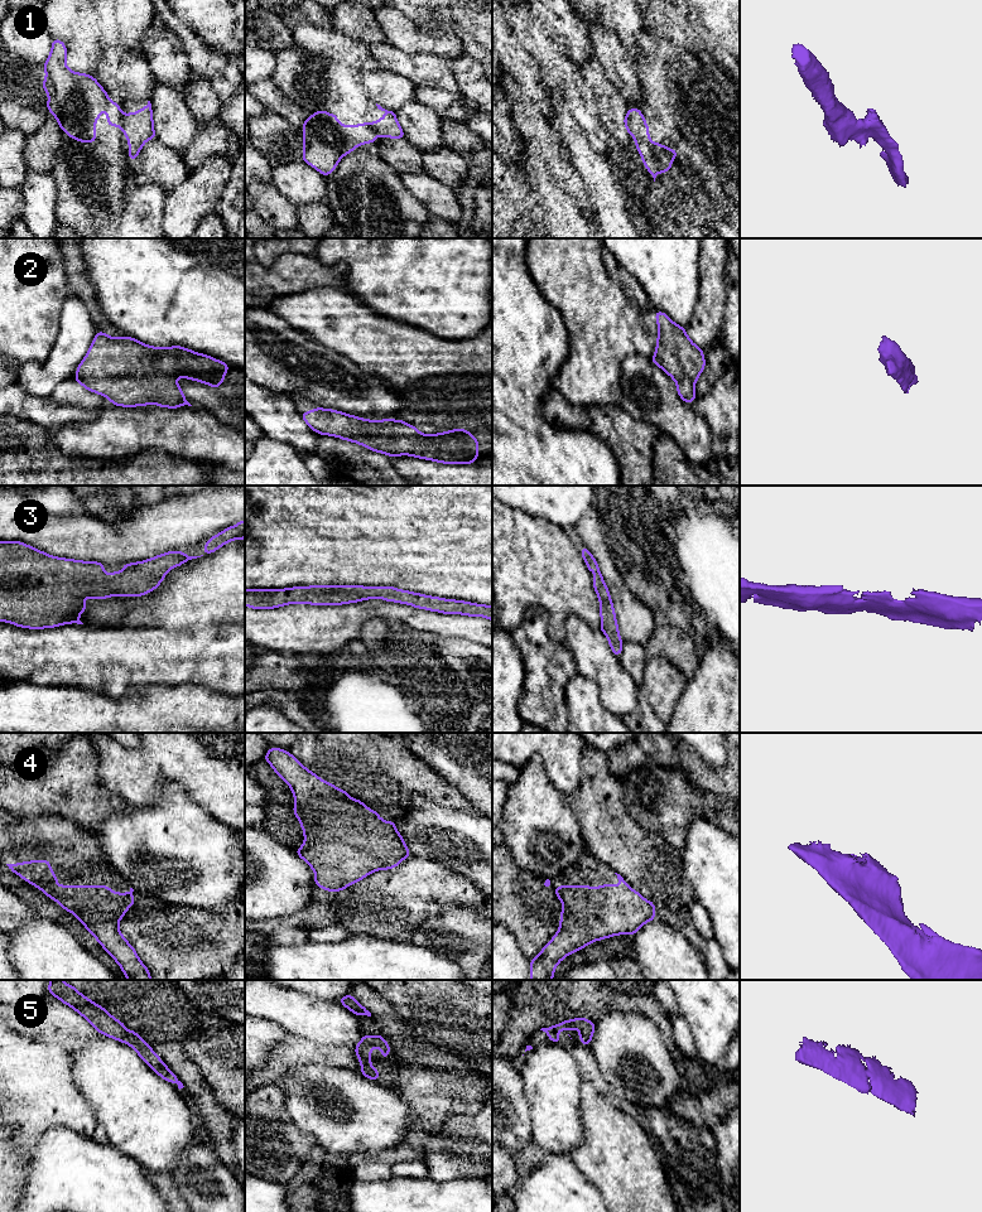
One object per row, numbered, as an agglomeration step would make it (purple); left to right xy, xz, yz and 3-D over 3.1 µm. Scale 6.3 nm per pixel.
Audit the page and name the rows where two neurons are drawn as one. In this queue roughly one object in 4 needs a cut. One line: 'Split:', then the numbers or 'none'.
Split: 1

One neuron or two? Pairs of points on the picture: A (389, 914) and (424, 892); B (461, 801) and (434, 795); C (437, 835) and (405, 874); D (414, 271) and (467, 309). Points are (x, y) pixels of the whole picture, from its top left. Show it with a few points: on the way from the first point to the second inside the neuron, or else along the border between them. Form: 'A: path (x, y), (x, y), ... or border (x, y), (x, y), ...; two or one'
A: path (391, 904), (404, 892), (414, 892); one
B: path (455, 801), (444, 800), (441, 796); one
C: border (412, 854), (431, 858), (446, 868); two
D: path (427, 271), (455, 297); one

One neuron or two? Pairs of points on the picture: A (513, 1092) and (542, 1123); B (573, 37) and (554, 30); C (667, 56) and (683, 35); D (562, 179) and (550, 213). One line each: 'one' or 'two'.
A: two
B: one
C: two
D: two

